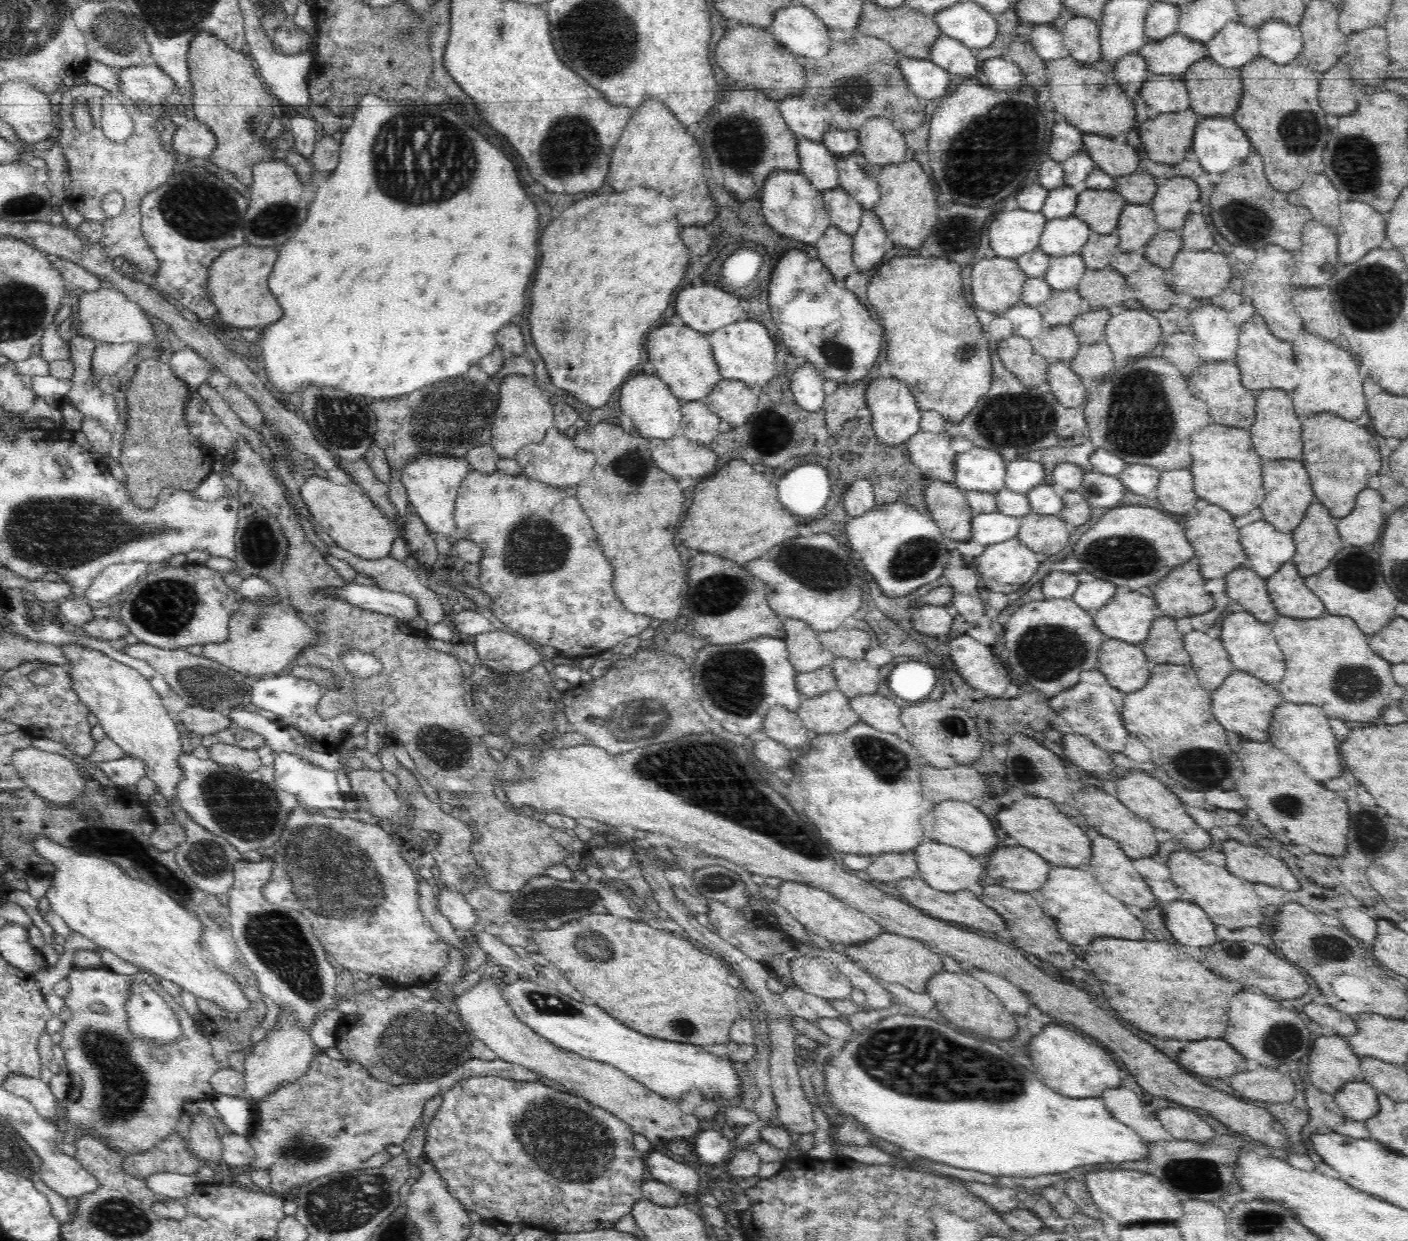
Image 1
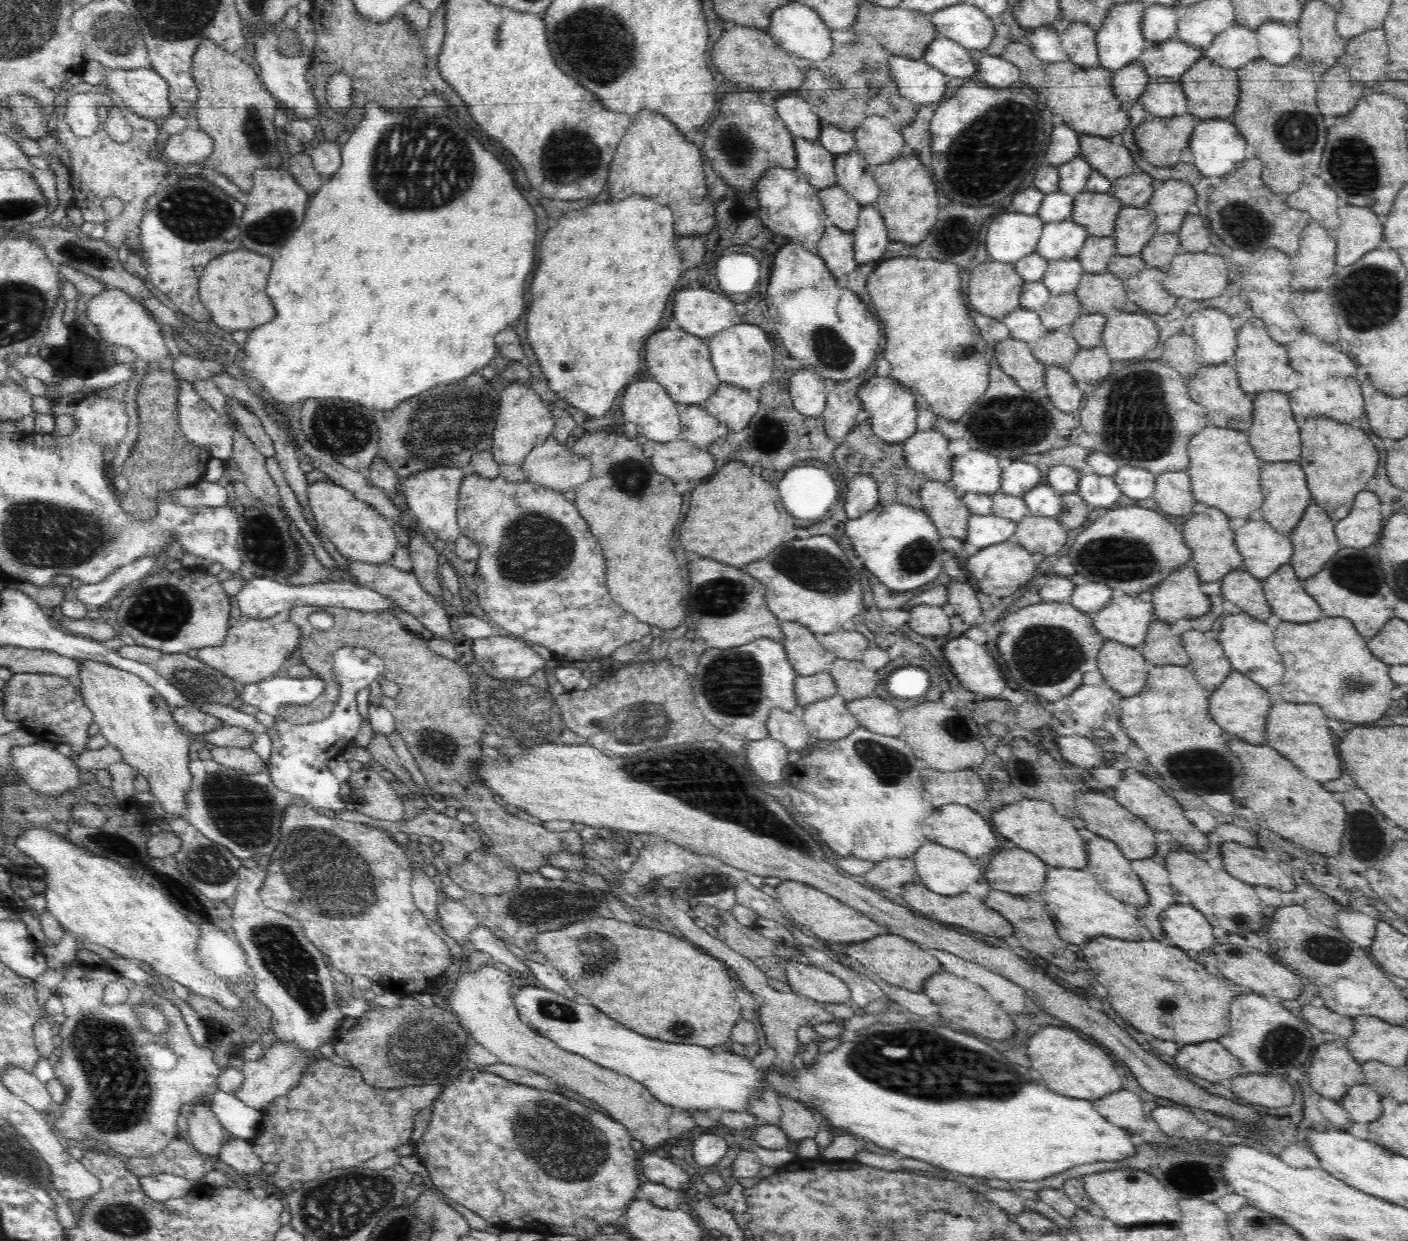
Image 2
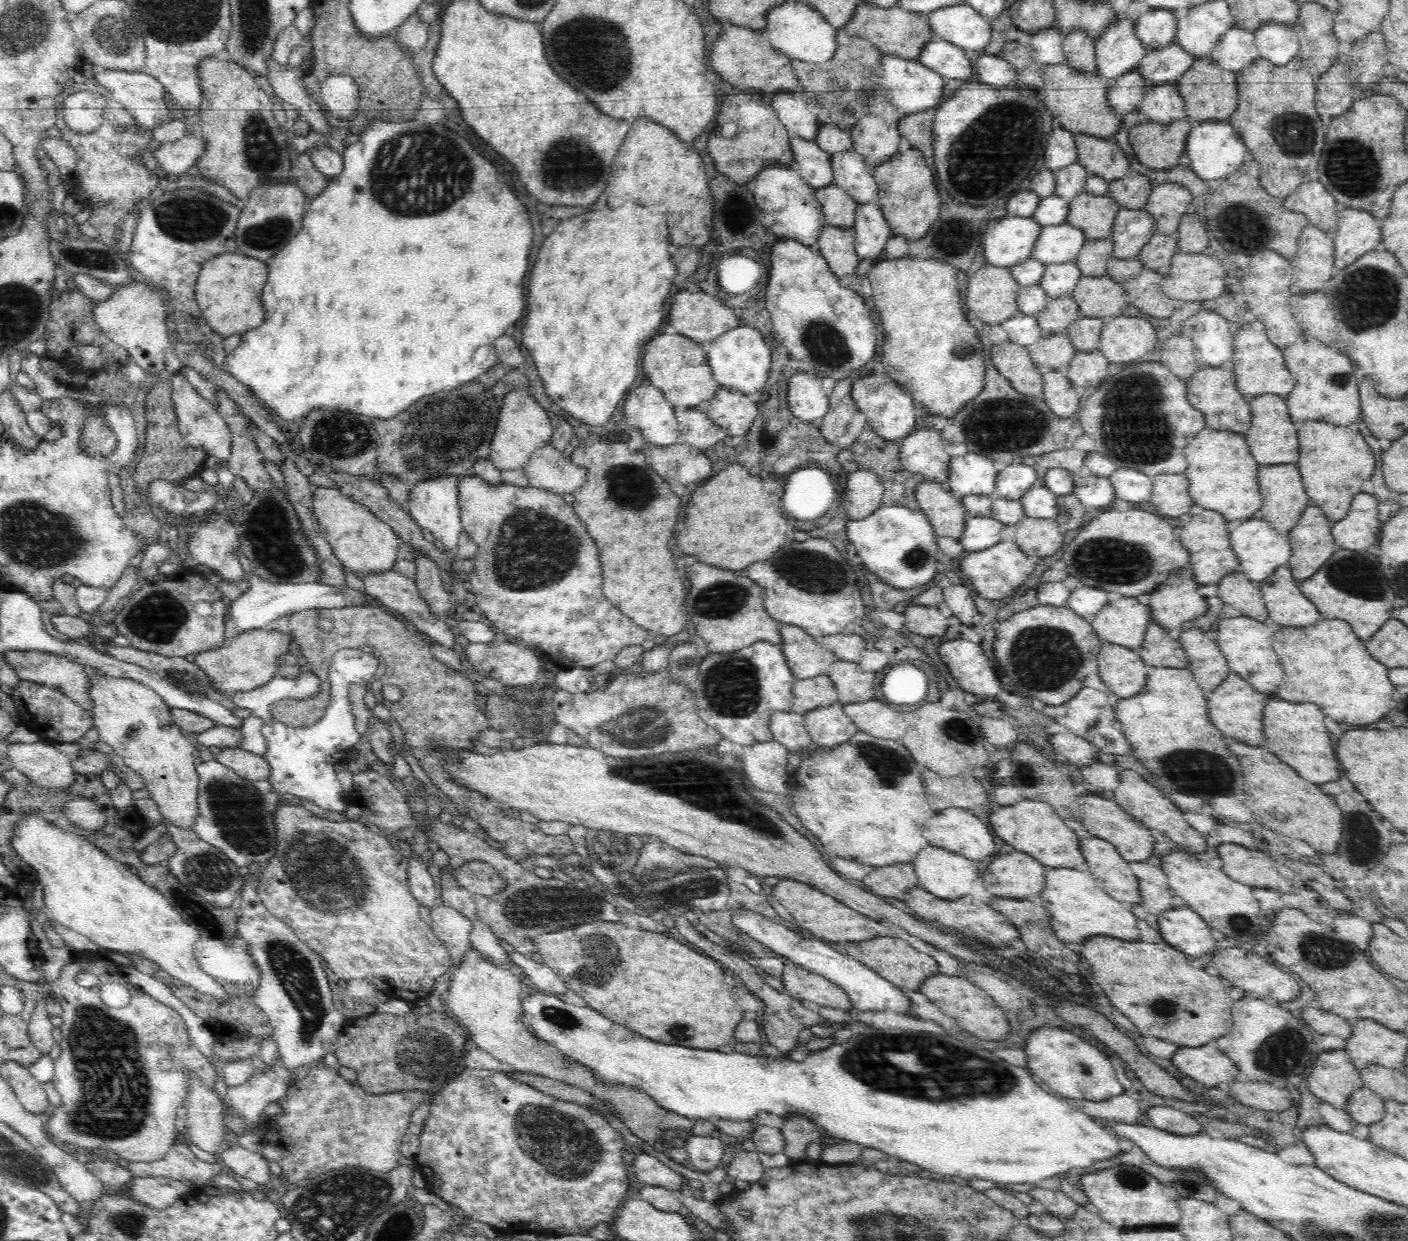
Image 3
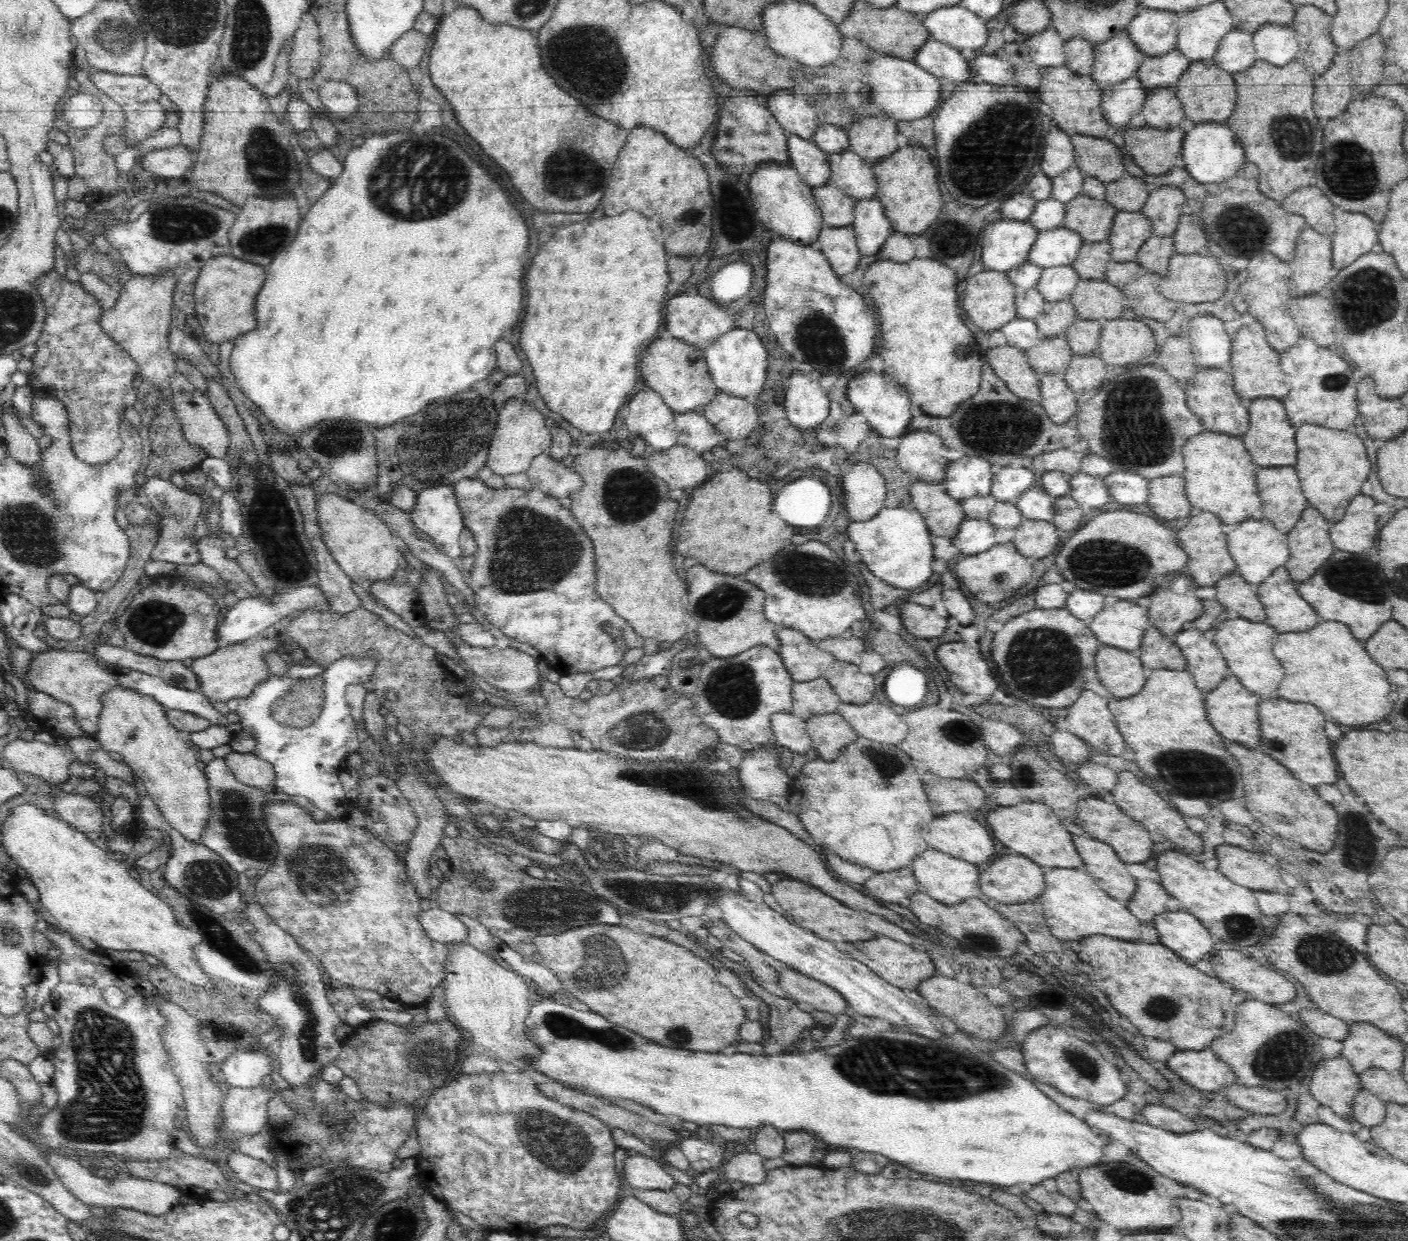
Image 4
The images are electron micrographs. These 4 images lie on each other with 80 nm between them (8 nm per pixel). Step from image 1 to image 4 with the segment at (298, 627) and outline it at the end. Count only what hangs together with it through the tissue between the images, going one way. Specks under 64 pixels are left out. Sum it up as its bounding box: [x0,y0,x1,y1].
[190,631,283,703]

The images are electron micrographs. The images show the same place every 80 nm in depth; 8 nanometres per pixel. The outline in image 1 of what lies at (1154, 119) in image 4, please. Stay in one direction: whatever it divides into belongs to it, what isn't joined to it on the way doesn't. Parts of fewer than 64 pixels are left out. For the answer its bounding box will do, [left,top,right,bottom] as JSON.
[1141,75,1189,113]

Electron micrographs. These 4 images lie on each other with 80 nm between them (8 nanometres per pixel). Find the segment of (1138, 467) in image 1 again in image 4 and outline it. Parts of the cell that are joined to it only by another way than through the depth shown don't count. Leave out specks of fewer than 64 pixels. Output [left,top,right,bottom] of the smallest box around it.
[1103,470,1149,504]

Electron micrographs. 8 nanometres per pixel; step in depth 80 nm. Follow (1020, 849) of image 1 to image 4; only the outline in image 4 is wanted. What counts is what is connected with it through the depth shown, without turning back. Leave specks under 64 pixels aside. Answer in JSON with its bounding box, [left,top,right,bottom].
[979,853,1046,904]

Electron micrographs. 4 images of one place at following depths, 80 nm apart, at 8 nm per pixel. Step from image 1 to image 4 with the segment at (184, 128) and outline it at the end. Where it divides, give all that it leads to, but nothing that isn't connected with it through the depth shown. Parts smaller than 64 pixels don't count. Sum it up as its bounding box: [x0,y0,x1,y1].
[140,145,195,182]

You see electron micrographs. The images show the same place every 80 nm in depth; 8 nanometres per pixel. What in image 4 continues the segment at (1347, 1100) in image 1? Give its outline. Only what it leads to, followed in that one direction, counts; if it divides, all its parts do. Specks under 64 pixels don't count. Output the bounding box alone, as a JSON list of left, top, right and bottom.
[1352,1088,1386,1128]

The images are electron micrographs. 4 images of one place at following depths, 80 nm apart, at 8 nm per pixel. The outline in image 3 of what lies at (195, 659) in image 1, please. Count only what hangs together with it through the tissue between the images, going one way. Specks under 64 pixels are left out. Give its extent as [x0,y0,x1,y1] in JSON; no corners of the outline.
[103,644,218,695]

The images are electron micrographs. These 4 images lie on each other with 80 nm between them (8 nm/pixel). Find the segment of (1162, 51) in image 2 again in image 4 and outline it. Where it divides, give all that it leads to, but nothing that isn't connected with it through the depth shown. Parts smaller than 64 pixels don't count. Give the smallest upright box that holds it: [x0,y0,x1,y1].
[1135,48,1191,91]

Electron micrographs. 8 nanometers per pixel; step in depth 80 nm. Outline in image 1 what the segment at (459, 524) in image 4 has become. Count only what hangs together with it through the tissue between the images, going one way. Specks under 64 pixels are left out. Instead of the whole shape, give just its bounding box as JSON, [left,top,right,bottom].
[401,454,469,540]

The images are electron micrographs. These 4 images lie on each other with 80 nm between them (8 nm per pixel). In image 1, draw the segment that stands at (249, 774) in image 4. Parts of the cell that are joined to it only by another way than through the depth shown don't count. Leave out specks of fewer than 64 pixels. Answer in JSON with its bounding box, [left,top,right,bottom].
[208,742,261,772]

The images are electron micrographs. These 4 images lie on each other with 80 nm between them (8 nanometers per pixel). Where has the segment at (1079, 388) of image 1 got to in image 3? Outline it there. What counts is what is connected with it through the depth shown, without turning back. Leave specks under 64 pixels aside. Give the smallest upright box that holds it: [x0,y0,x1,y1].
[1042,369,1082,418]

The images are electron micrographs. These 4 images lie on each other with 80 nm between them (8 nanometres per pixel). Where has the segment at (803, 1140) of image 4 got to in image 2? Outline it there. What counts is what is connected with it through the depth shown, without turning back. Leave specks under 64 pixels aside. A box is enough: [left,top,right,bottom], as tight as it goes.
[778,1094,822,1152]

